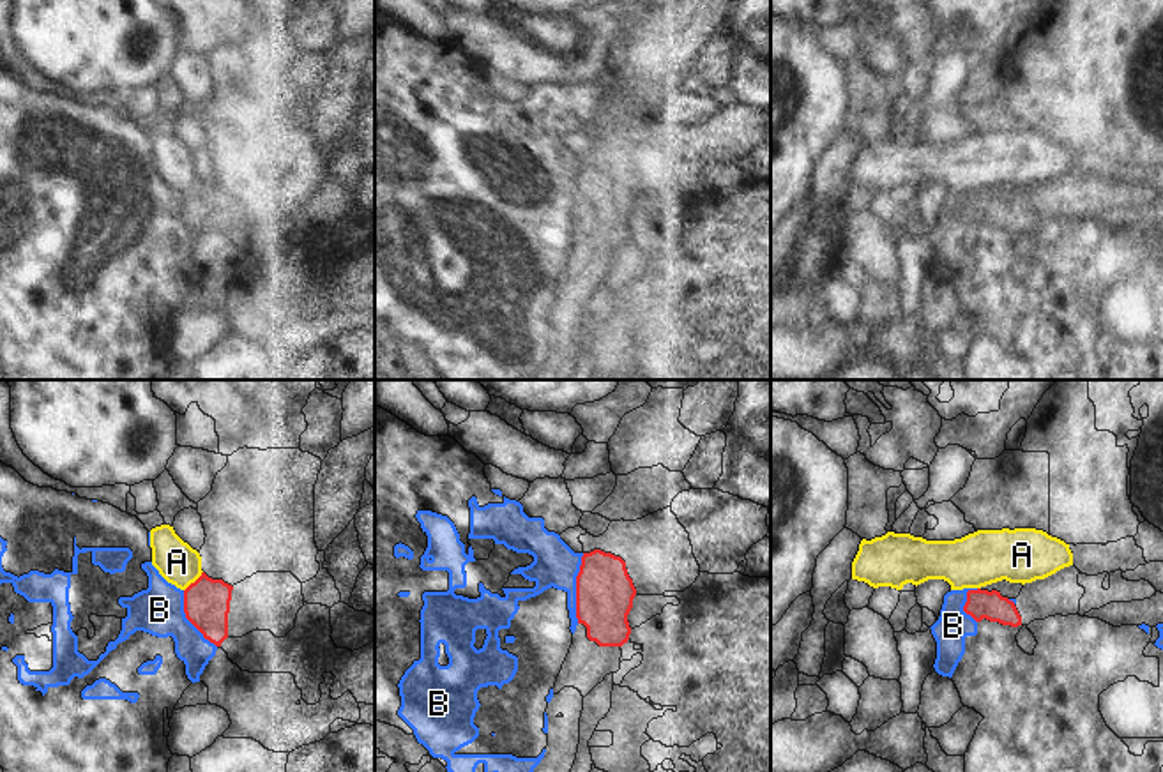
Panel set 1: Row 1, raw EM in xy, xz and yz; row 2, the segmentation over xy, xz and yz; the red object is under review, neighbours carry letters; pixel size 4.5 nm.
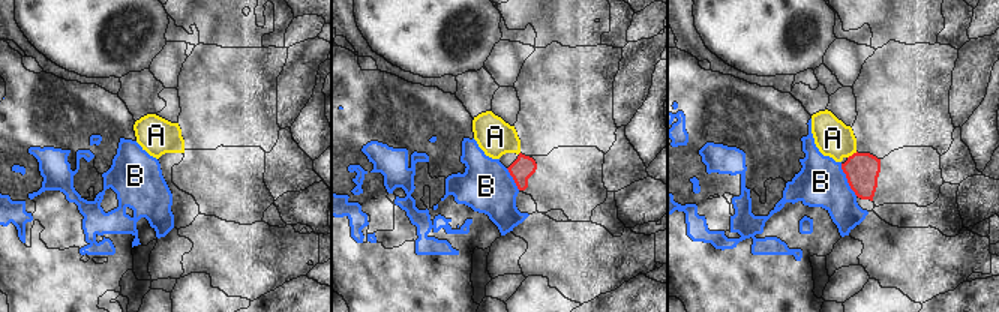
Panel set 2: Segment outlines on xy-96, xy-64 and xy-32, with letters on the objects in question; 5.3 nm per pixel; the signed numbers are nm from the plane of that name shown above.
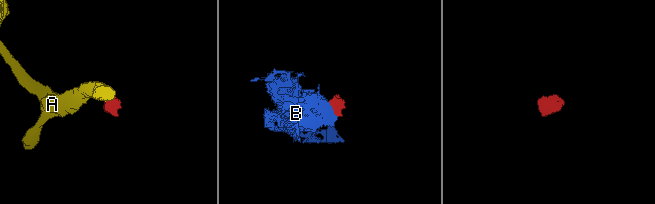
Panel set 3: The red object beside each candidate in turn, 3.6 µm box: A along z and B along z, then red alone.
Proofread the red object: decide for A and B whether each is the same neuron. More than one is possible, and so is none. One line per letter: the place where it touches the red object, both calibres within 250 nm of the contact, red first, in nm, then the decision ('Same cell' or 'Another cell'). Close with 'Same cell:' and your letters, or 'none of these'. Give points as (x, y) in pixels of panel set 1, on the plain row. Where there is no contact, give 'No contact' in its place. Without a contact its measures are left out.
A: Touches red at xy (195, 186). Thickness 200 nm (red) against 190 nm. Another cell
B: Touches red at xz (577, 193). Thickness 260 nm (red) against 200 nm. Another cell
Same cell: none of these.

